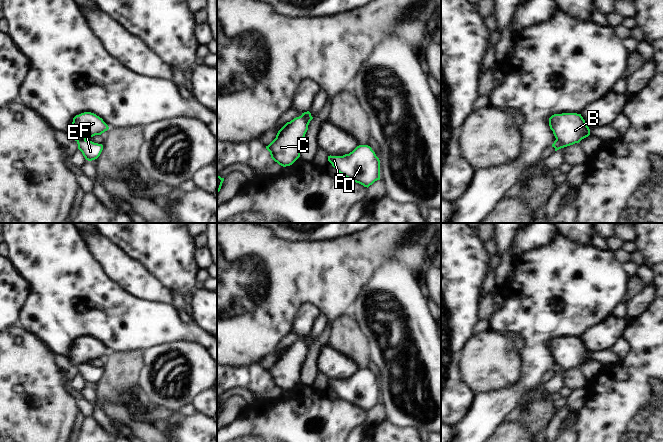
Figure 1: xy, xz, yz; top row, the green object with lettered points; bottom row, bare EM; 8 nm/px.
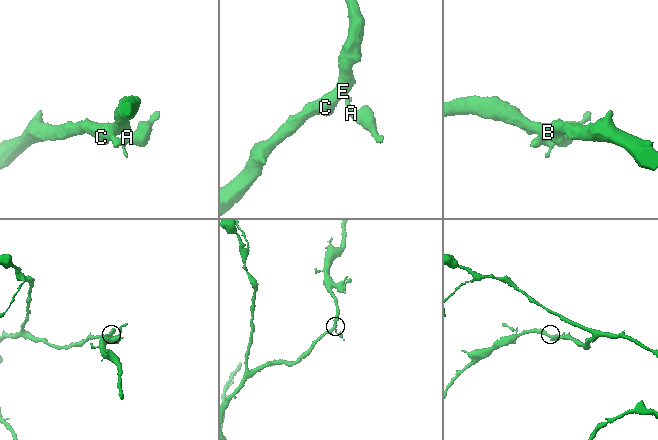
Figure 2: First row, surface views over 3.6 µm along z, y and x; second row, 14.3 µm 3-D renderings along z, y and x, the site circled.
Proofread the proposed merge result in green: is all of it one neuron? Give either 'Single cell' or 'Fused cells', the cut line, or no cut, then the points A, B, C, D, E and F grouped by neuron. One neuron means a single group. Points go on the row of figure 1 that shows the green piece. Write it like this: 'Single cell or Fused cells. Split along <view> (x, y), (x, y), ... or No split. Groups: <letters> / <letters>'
Fused cells. Split along yz (556, 138), (562, 147). Groups: A D F / B C E

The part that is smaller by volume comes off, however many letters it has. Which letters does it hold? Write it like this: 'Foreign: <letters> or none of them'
Foreign: A, D, F

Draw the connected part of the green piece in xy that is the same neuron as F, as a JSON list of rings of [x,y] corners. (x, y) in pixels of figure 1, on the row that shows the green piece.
[[[86,139],[78,141],[77,144],[78,149],[82,152],[83,156],[88,161],[97,159],[103,150],[102,144],[94,143]]]

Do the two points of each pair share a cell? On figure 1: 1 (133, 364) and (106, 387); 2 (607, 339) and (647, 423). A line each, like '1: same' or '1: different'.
1: same
2: different

